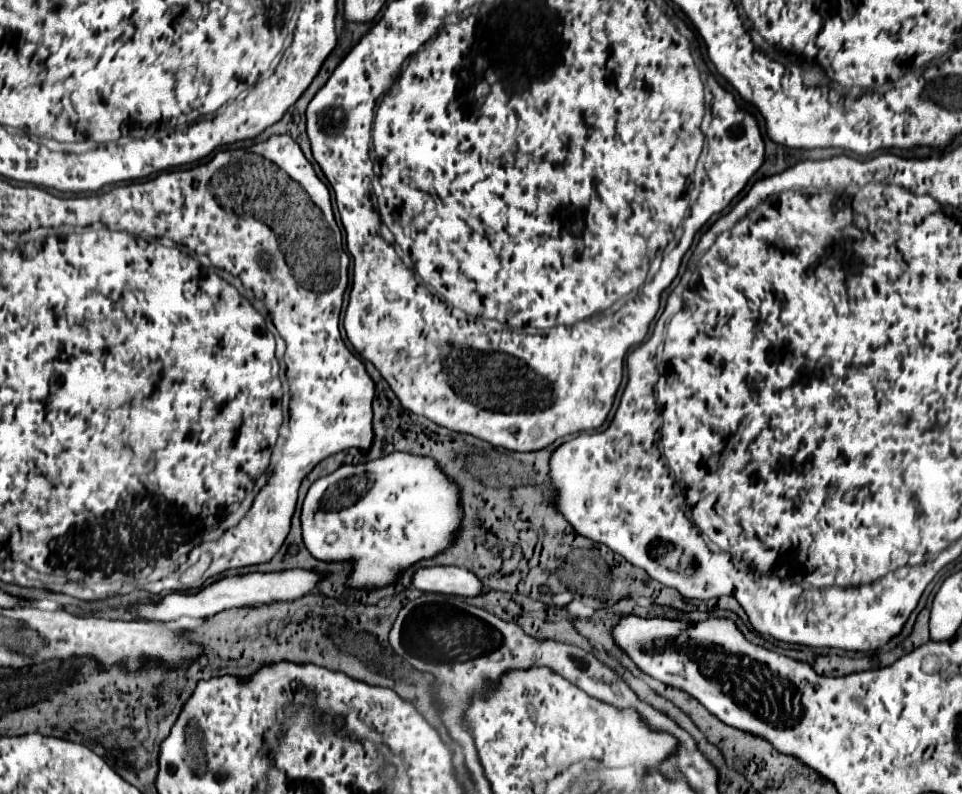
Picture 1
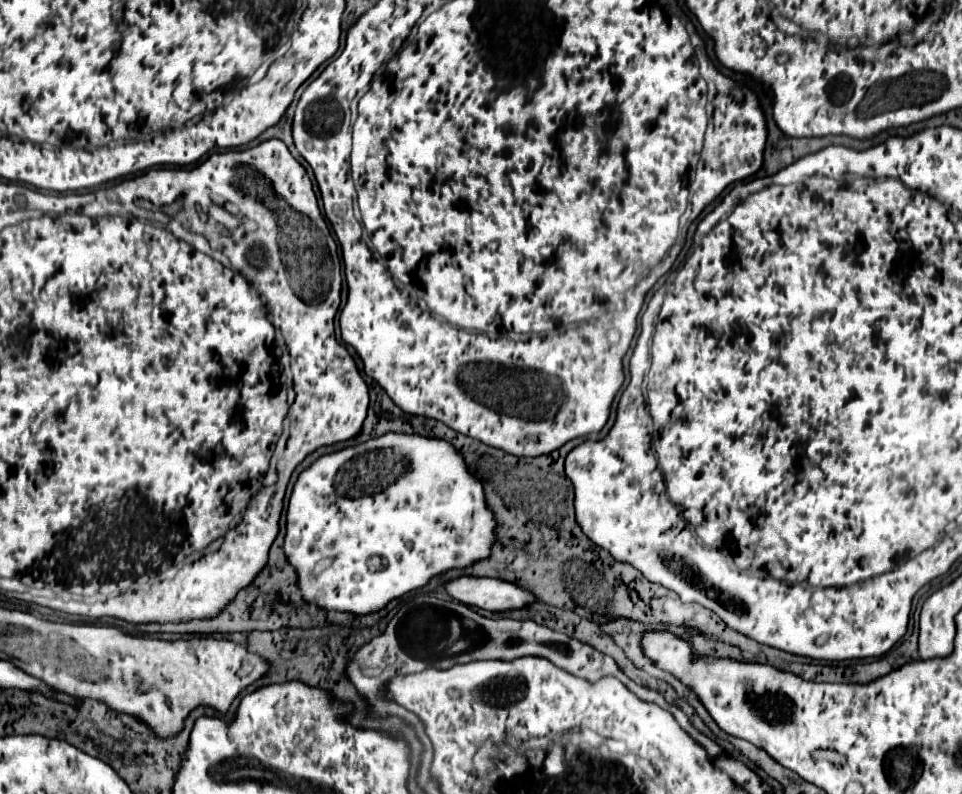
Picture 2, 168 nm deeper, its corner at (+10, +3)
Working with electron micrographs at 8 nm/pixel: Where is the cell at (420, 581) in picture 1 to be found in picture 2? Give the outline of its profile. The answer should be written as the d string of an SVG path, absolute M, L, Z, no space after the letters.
M459 576L445 582L445 590L449 596L453 596L463 604L493 610L493 612L521 608L535 602L531 592L519 588L517 584L497 580L497 578Z

